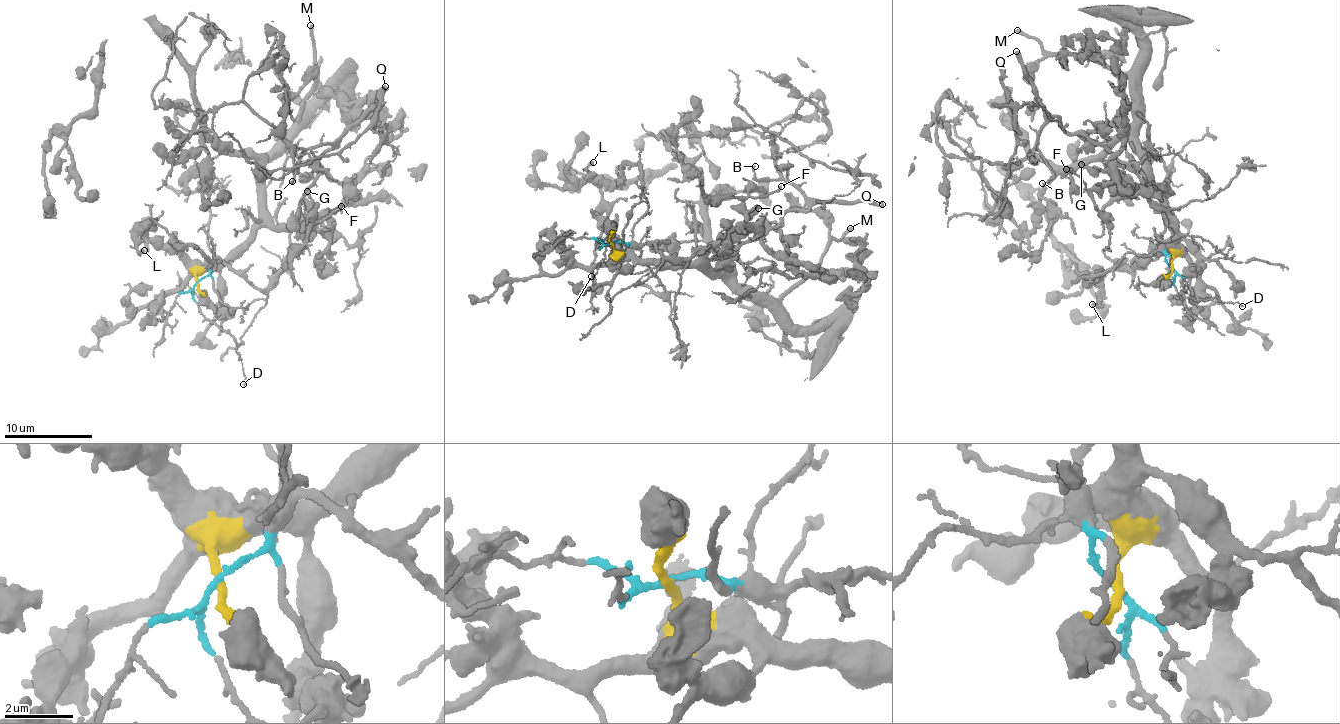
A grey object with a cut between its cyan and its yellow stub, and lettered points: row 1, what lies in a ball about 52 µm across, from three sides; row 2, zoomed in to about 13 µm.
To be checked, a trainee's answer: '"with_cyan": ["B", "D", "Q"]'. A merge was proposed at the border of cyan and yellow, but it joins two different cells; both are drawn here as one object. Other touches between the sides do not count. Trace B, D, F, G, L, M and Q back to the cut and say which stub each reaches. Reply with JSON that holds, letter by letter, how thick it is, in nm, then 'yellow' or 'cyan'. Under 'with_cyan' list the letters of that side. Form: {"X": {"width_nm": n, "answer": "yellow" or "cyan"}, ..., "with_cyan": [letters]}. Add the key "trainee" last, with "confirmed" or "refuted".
{"B": {"width_nm": 120, "answer": "cyan"}, "D": {"width_nm": 110, "answer": "cyan"}, "F": {"width_nm": 200, "answer": "yellow"}, "G": {"width_nm": 240, "answer": "yellow"}, "L": {"width_nm": 280, "answer": "yellow"}, "M": {"width_nm": 320, "answer": "yellow"}, "Q": {"width_nm": 400, "answer": "cyan"}, "with_cyan": ["B", "D", "Q"], "trainee": "confirmed"}

